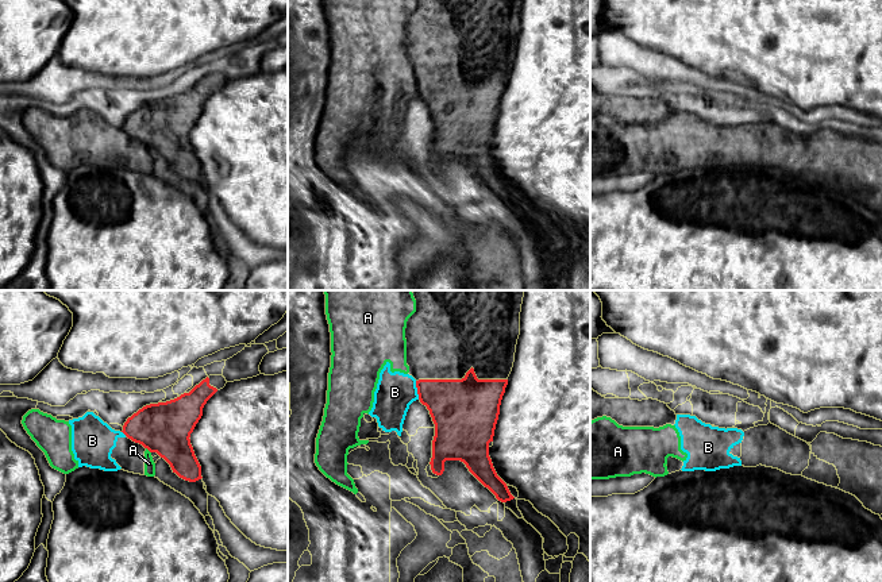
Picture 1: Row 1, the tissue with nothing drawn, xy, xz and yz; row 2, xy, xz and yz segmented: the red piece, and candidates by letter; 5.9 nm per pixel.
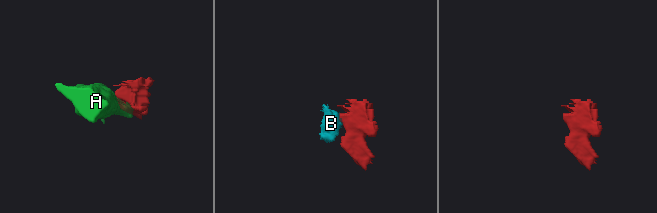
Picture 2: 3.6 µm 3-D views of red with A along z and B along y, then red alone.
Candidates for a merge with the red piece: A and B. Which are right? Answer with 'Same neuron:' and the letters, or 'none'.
Same neuron: none

